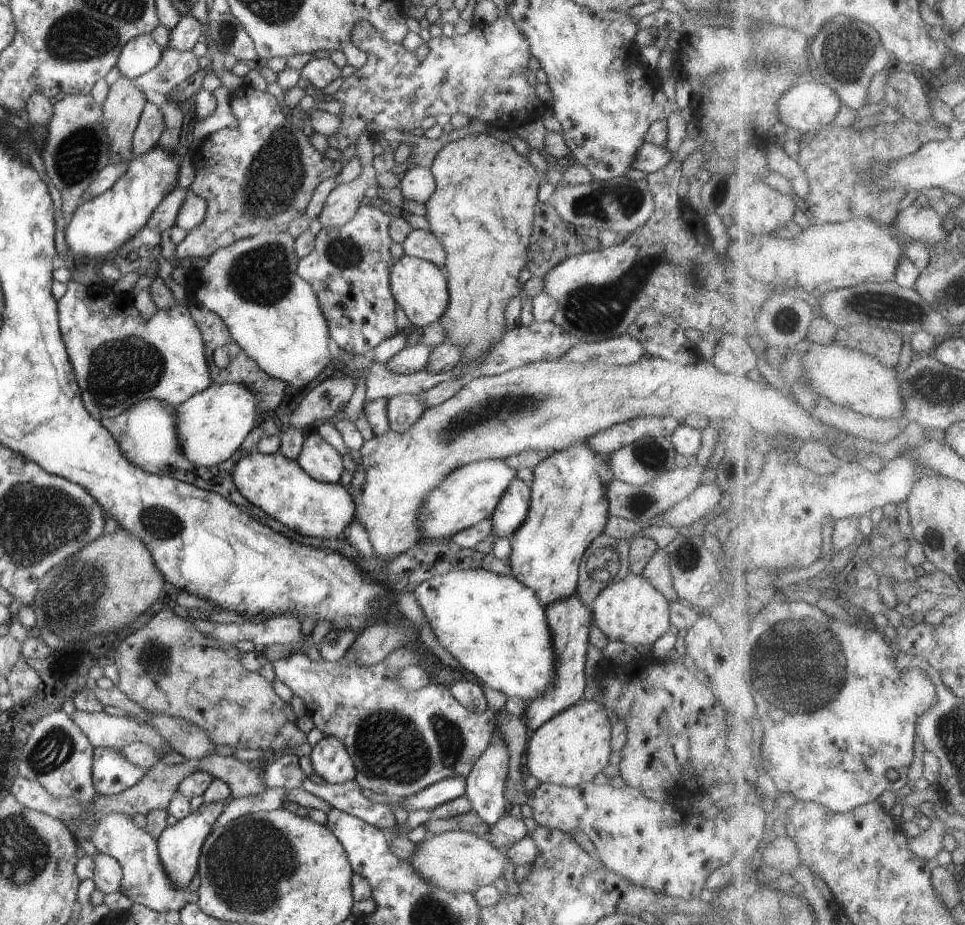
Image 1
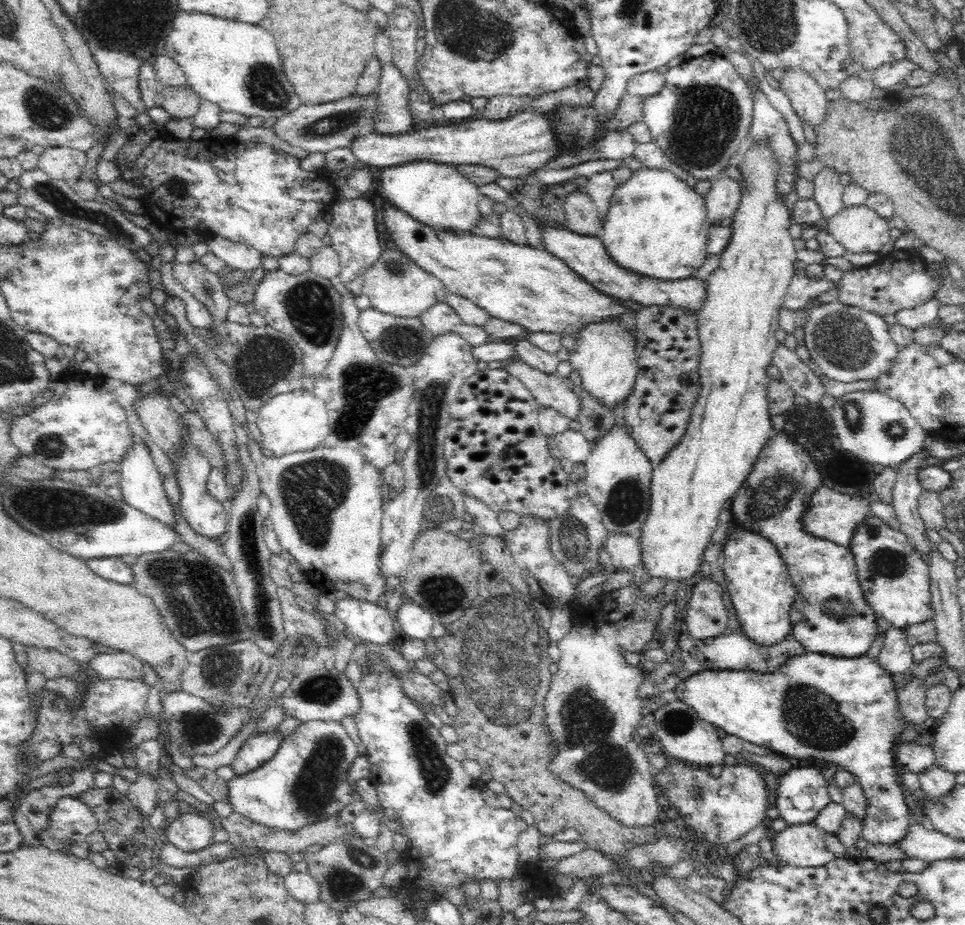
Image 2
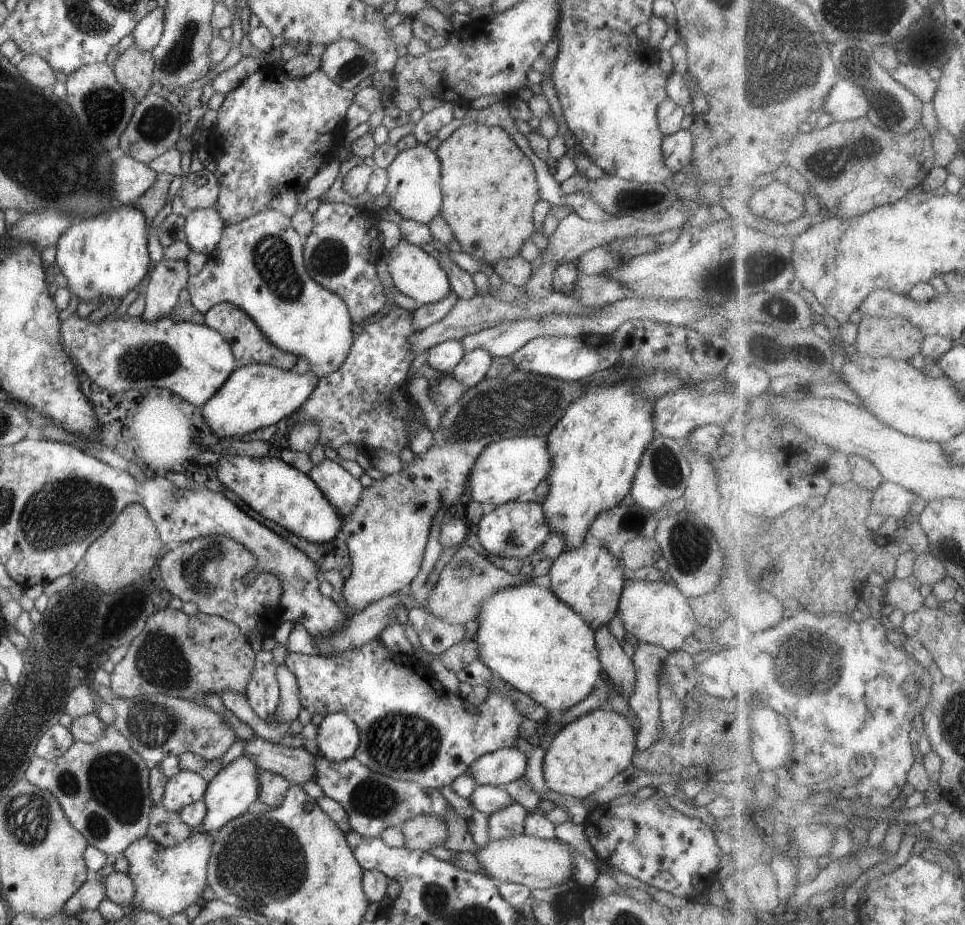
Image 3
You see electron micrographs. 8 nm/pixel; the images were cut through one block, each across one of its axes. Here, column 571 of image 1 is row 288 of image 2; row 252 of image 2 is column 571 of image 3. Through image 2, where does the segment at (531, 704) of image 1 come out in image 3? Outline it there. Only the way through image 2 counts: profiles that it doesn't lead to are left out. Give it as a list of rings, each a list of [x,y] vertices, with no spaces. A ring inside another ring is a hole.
[[[586,538],[580,548],[563,550],[553,560],[544,581],[562,602],[577,612],[593,631],[597,631],[603,626],[608,627],[610,620],[617,616],[621,590],[628,577],[619,554],[608,550],[601,541]]]

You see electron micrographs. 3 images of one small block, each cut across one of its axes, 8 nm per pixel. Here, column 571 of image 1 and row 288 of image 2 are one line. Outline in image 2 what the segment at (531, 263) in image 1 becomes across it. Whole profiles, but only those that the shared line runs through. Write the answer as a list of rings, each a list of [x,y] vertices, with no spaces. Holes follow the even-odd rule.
[[[262,265],[249,272],[234,270],[232,267],[225,266],[218,274],[231,302],[245,305],[245,303],[252,301],[256,288],[264,279],[267,271]]]

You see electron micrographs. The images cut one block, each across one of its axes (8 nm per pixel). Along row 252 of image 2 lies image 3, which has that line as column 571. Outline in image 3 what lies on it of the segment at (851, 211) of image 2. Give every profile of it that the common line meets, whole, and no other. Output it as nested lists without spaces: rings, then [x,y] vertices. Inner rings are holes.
[[[522,833],[509,839],[492,839],[475,853],[477,864],[485,874],[500,883],[516,883],[529,889],[550,888],[560,882],[576,879],[576,869],[571,864],[573,856],[568,845],[556,840],[544,840]]]

